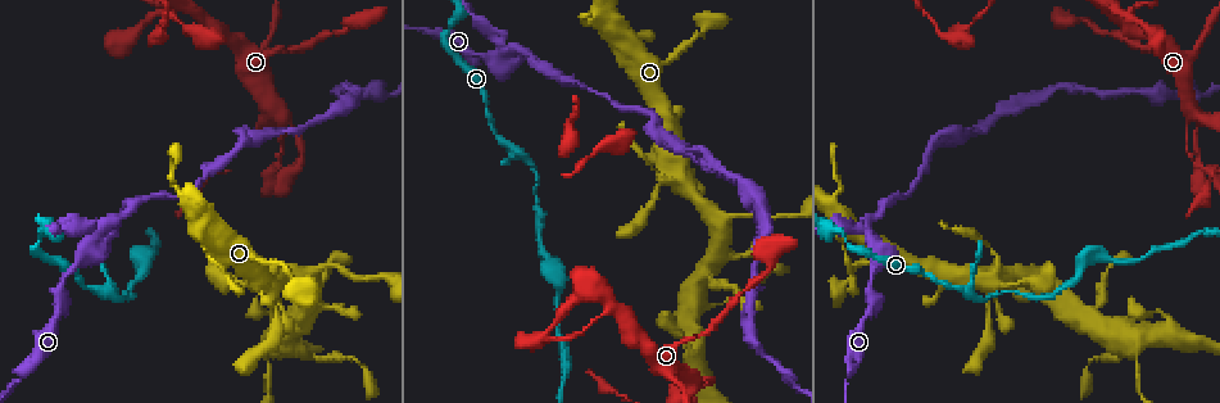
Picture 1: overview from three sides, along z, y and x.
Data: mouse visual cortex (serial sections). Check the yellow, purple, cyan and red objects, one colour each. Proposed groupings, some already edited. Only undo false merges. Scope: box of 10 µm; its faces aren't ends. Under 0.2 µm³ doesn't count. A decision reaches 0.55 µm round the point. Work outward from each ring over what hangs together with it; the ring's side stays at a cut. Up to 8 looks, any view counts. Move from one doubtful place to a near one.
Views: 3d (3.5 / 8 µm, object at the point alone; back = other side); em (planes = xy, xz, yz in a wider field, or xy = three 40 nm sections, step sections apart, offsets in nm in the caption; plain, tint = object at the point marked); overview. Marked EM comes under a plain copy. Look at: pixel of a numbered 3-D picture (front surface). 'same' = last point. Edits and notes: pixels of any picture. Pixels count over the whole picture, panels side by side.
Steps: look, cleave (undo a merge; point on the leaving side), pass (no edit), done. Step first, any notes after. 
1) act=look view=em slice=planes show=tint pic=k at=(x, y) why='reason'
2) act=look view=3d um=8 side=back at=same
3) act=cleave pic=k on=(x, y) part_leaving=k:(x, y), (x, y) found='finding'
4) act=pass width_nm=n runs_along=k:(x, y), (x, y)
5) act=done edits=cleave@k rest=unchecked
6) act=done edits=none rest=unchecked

act=look view=3d um=3.5 pic=1 at=(872, 233) why='two arms in line, one across'

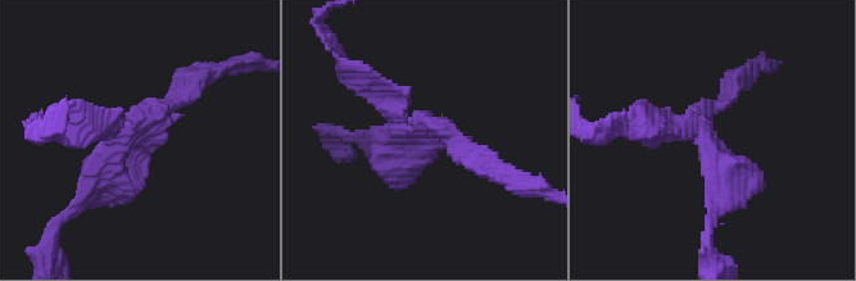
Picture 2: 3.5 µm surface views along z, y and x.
act=look view=em slice=xy step=2 show=tint pic=2 at=(408, 129) why='need the tissue'

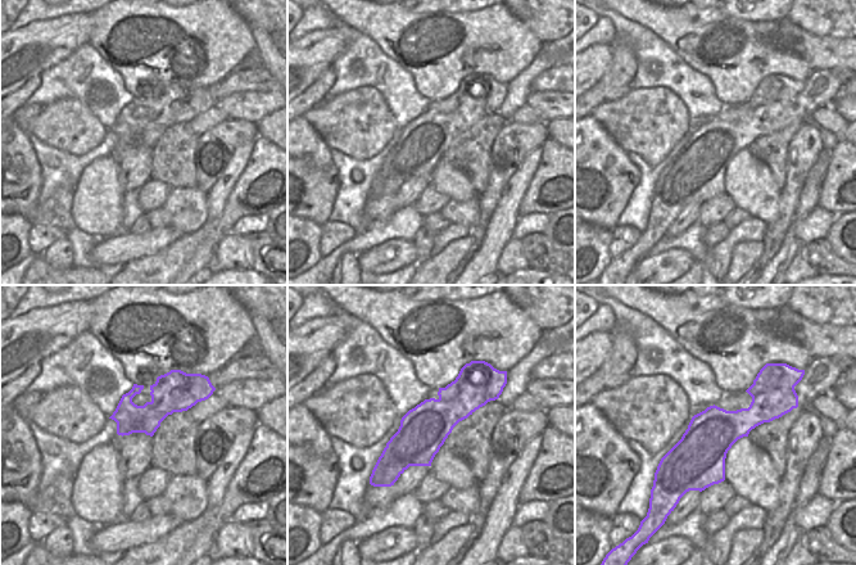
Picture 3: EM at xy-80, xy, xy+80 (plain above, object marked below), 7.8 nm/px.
act=pass runs_along=3:(471, 375), (390, 465), (390, 482) found='continuous, no second cell'

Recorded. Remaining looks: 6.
act=look view=3d um=8 pic=1 at=(301, 161) why='sharp bend'

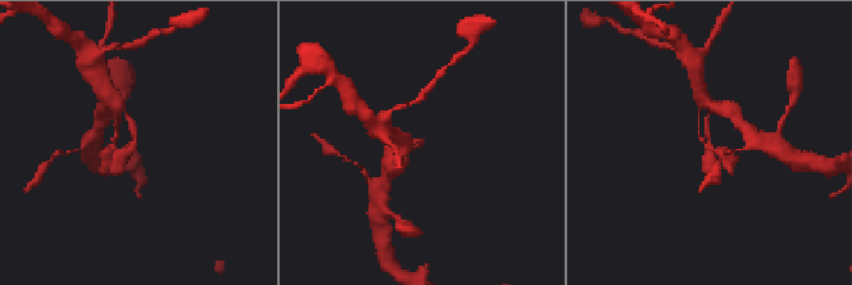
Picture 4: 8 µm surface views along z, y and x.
act=look view=3d um=3.5 side=back at=same

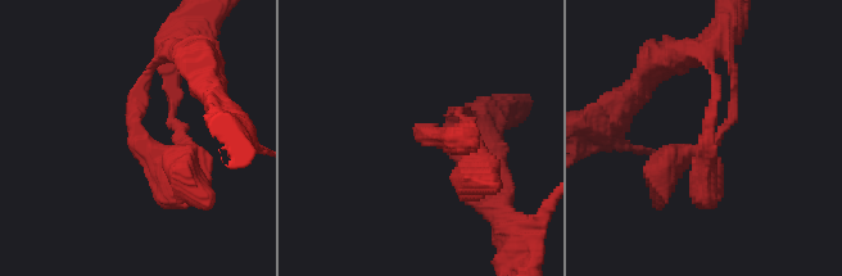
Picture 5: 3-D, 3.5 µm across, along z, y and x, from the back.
act=pass runs_along=5:(706, 60), (715, 76), (706, 154), (670, 158) found='all the same cell'

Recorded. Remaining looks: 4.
act=look view=3d um=8 side=back pic=1 at=(291, 50) why='a narrow waist'

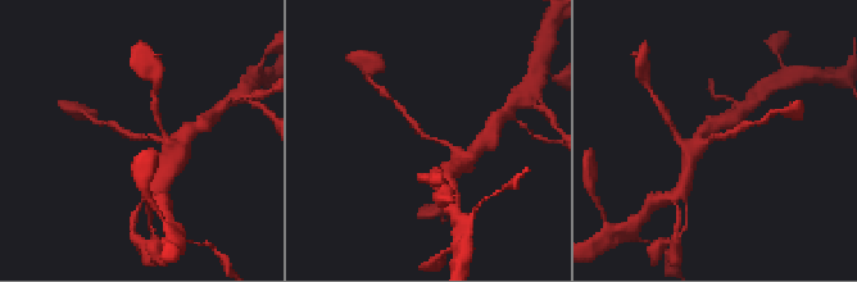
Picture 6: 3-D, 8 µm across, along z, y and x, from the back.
act=look view=em slice=planes show=tint at=same arm_widths_nm=200,200

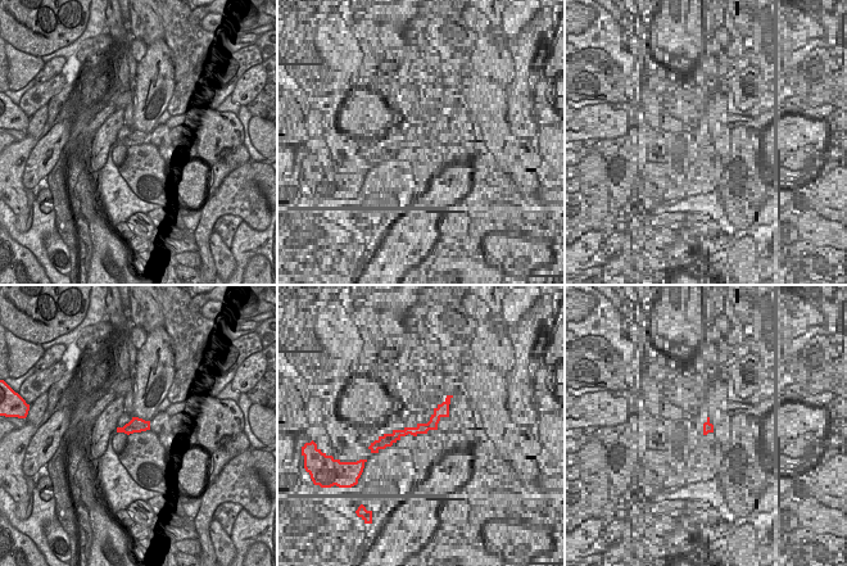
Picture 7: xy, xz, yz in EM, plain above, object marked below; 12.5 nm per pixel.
act=pass found='all the same cell'

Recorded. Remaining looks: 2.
act=done edits=none rest=unchecked

